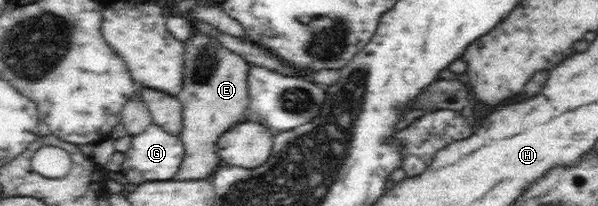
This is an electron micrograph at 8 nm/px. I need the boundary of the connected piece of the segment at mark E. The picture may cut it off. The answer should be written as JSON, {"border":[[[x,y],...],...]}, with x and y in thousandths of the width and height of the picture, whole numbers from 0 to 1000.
{"border":[[[324,150],[318,189],[308,204],[308,393],[304,432],[293,461],[306,519],[306,621],[301,675],[308,684],[308,782],[301,801],[301,830],[291,869],[311,879],[311,869],[341,869],[351,840],[358,840],[361,801],[368,801],[368,772],[361,752],[361,684],[365,665],[381,636],[391,597],[401,597],[408,539],[416,519],[415,340],[416,301],[403,267],[375,228],[363,189],[348,180],[333,150]]]}

